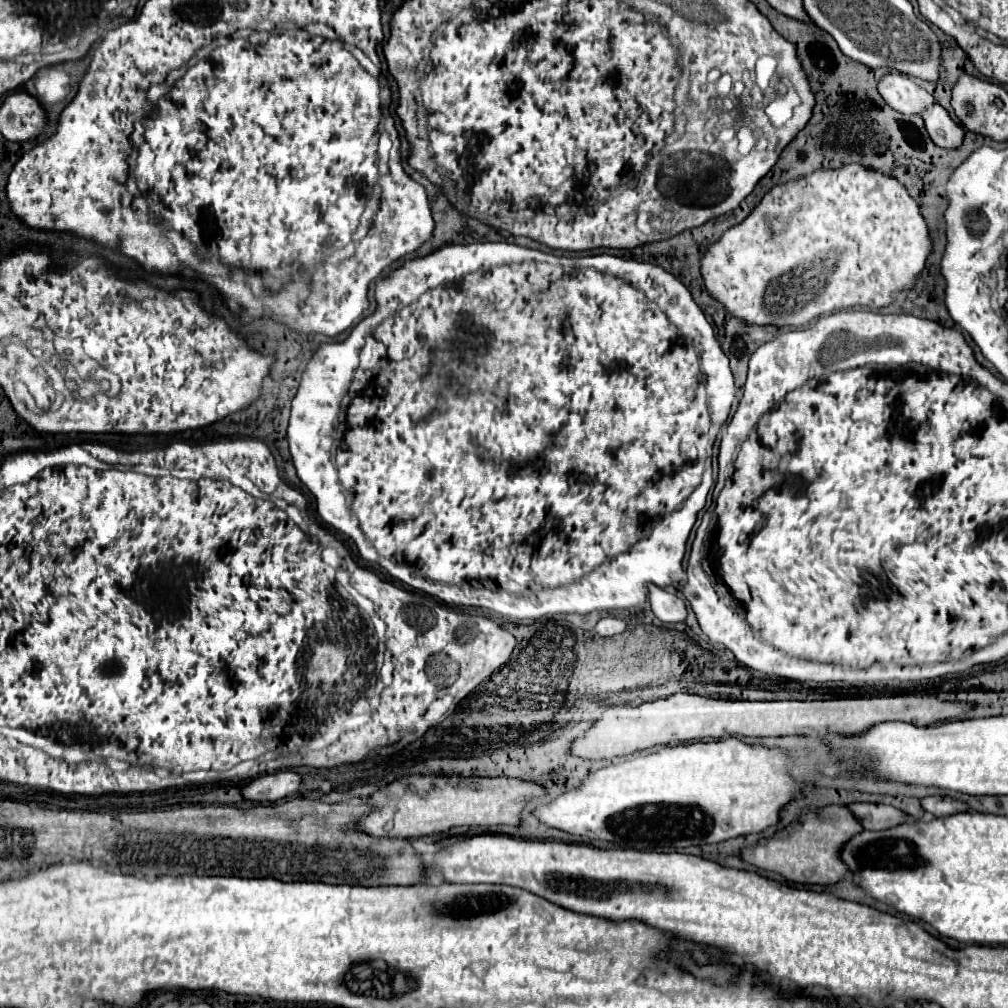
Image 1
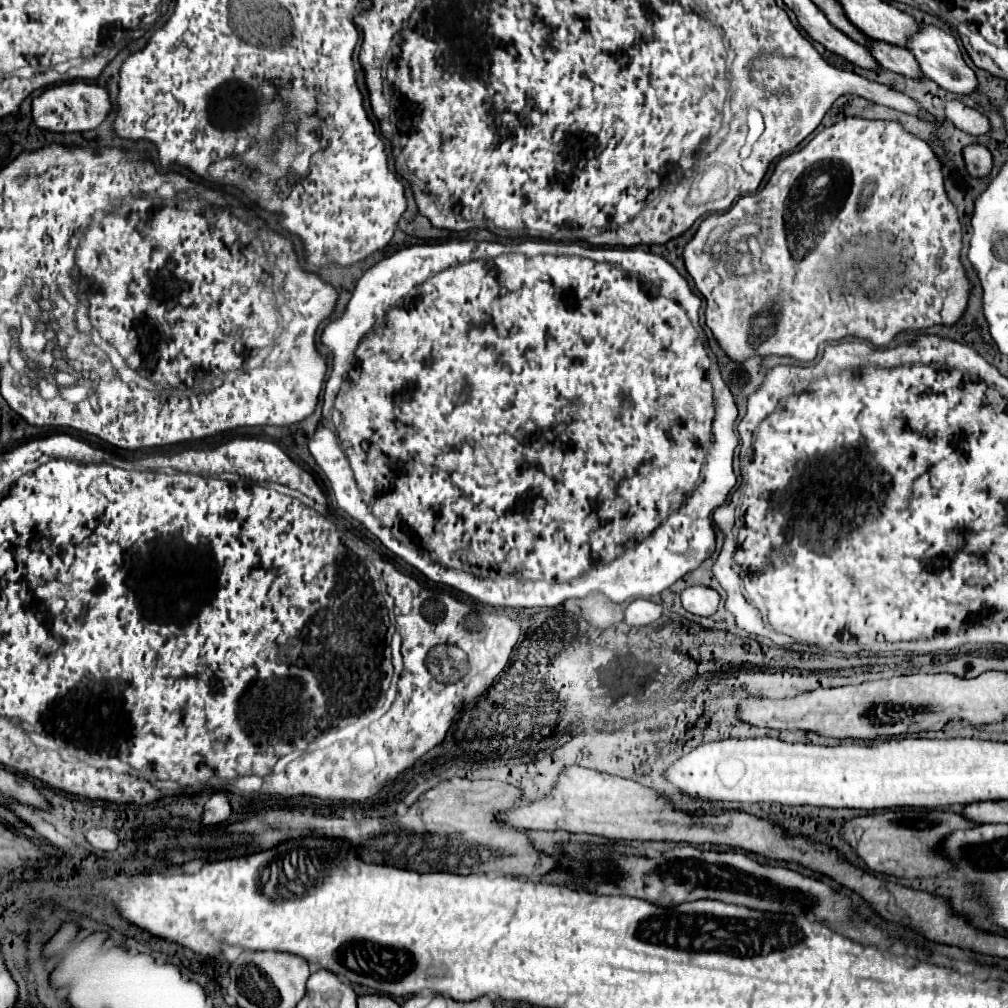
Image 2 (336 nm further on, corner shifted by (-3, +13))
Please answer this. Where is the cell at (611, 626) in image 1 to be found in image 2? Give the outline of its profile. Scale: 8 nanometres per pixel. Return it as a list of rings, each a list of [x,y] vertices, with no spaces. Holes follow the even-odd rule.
[[[638,598],[638,600],[630,602],[630,606],[626,608],[624,622],[630,626],[646,626],[646,624],[652,624],[654,620],[658,620],[660,616],[662,616],[662,606],[658,602]]]

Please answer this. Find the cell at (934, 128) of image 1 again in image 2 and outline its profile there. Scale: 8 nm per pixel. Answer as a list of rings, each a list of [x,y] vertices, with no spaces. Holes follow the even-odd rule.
[[[968,146],[964,150],[966,170],[974,178],[986,178],[992,172],[992,154],[984,146]]]

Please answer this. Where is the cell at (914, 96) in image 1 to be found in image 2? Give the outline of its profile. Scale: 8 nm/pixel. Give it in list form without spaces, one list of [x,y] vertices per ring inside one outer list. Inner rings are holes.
[[[950,100],[946,102],[946,118],[962,132],[968,132],[972,136],[984,136],[990,132],[990,122],[984,114],[980,114],[978,110],[972,110],[968,106],[964,106],[958,100]]]

